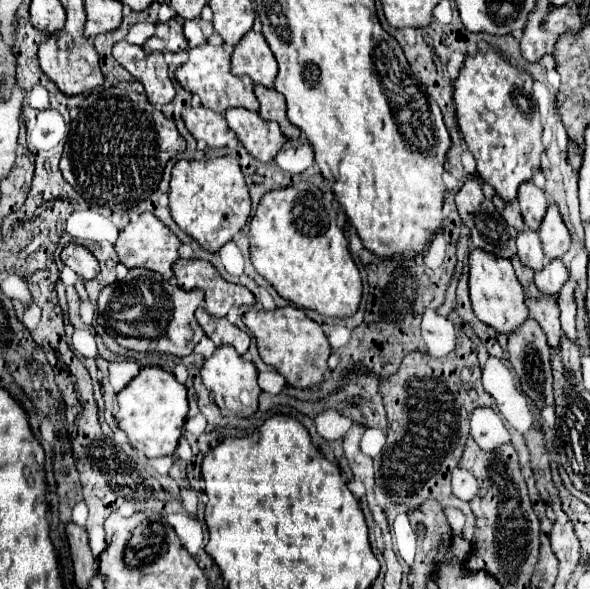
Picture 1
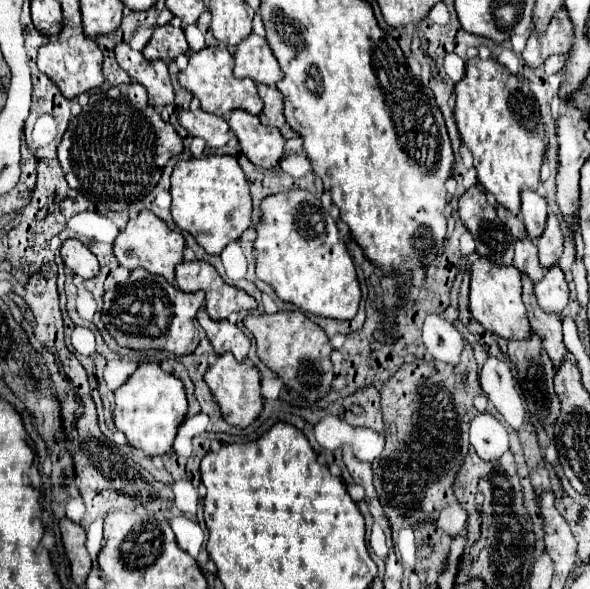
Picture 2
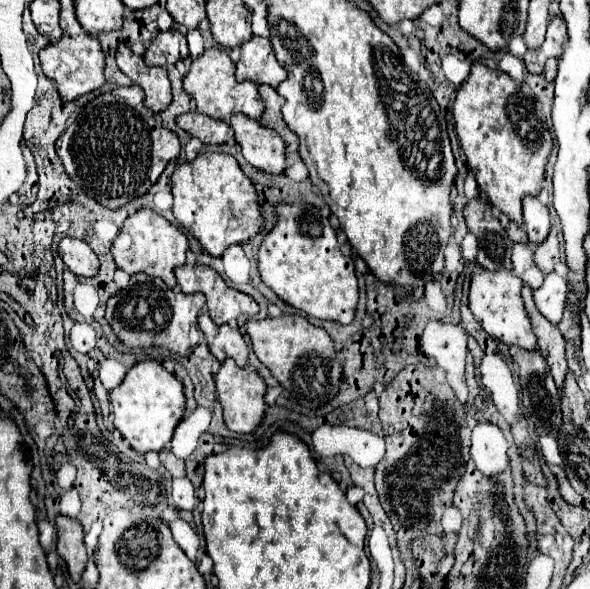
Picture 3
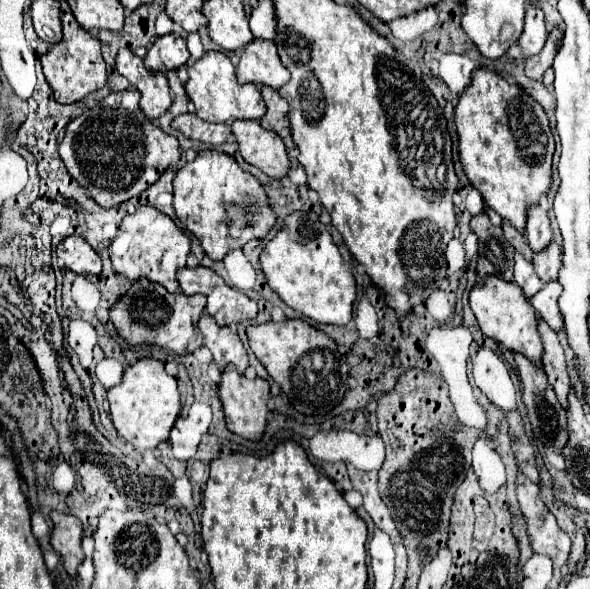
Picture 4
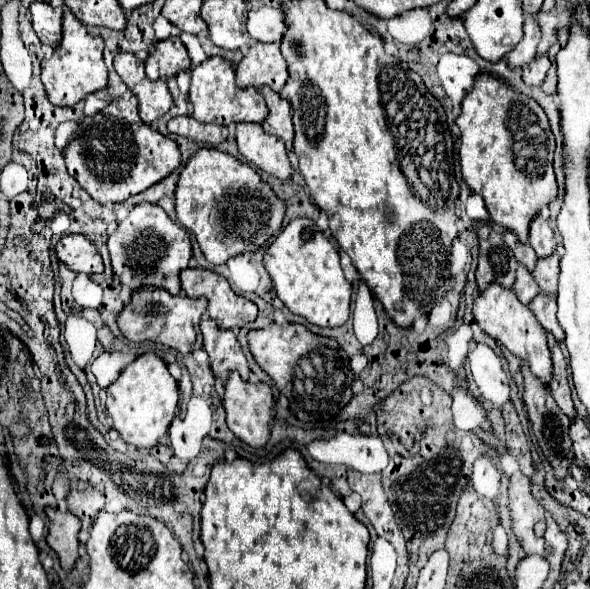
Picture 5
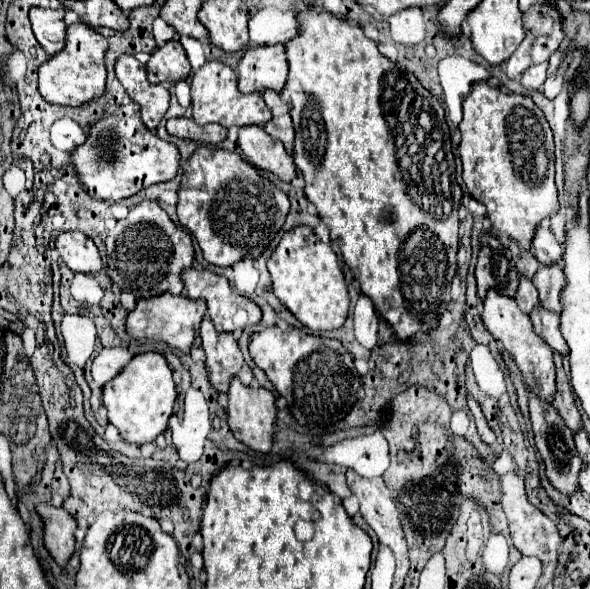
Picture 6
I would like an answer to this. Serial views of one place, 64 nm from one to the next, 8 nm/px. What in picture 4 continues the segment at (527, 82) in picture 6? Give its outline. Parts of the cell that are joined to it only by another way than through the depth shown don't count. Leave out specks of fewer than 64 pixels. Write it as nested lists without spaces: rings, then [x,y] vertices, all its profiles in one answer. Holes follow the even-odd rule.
[[[552,30],[544,48],[536,54],[536,56],[530,56],[524,60],[524,74],[532,80],[542,80],[542,74],[552,66],[552,60],[558,52],[556,48],[556,40],[562,38],[562,30]]]

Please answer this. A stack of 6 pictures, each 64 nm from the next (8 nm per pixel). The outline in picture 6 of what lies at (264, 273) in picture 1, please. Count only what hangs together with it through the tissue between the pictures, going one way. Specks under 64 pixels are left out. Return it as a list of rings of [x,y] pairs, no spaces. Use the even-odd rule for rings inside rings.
[[[296,226],[286,232],[268,260],[272,290],[278,300],[302,322],[302,326],[318,330],[336,330],[348,316],[348,286],[338,266],[338,258],[330,244],[320,242],[308,226]]]

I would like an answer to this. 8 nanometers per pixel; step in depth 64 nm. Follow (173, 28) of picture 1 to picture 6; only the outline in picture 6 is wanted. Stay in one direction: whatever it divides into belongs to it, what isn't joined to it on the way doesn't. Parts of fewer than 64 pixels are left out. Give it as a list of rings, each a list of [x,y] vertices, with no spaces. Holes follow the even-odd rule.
[[[172,40],[150,56],[146,70],[150,84],[174,84],[188,78],[190,62],[186,58],[182,44]]]

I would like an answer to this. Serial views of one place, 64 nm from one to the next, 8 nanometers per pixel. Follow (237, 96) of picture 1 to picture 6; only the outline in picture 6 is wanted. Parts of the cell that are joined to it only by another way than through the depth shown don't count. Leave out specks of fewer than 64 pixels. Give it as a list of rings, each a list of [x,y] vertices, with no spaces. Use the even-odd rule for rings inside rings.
[[[206,62],[200,70],[192,74],[192,118],[196,124],[210,124],[216,122],[224,128],[230,126],[264,126],[272,114],[268,112],[264,98],[260,94],[242,94],[236,86],[236,74],[230,66],[222,62]]]

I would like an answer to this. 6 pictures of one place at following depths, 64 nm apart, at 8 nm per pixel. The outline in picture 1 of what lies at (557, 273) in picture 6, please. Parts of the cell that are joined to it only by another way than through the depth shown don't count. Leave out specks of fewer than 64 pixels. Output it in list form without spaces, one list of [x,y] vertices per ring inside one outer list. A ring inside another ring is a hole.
[[[552,204],[542,220],[542,226],[538,230],[538,236],[540,236],[540,242],[542,242],[542,250],[544,250],[544,256],[548,260],[554,260],[554,258],[560,258],[568,248],[570,248],[570,232],[568,228],[564,226],[562,222],[562,216],[558,212],[558,208]]]

